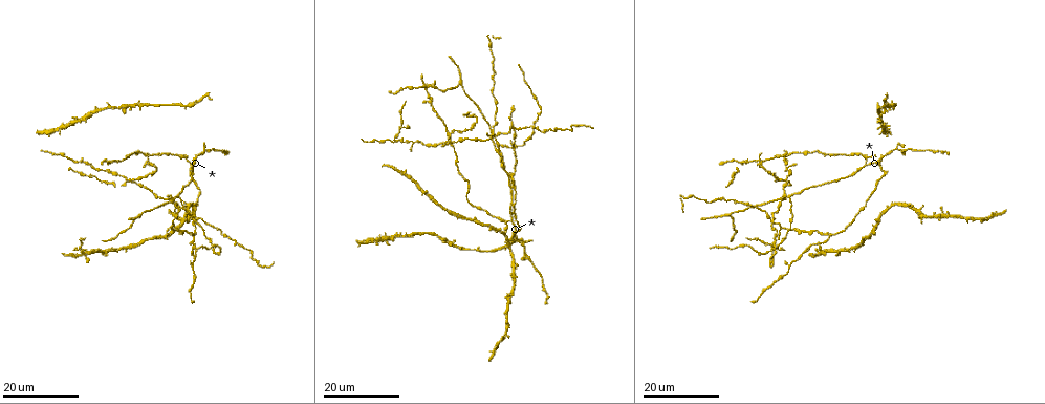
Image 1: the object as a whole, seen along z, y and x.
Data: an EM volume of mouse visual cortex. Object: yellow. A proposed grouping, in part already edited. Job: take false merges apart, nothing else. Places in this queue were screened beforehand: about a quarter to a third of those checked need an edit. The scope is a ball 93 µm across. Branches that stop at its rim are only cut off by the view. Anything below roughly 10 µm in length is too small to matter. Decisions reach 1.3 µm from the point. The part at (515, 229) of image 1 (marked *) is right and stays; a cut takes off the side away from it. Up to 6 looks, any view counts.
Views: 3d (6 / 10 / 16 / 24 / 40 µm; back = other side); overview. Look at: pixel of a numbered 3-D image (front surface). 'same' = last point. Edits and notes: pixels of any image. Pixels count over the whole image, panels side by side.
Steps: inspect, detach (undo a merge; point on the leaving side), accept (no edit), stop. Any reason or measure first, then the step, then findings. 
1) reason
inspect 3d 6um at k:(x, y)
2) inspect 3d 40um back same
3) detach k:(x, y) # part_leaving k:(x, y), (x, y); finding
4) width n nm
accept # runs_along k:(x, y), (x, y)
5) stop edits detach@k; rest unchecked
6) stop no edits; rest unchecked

four-way junction
inspect 3d 24um at 1:(448, 138)

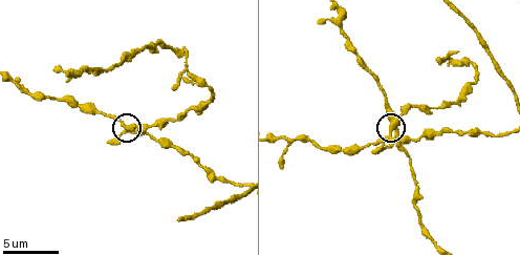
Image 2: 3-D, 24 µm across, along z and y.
inspect 3d 6um at 2:(390, 135)

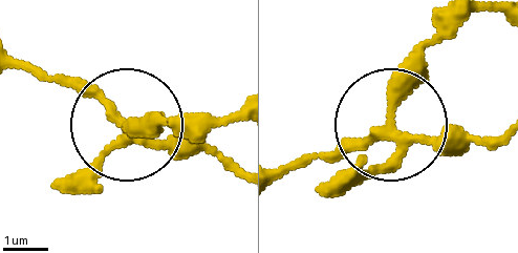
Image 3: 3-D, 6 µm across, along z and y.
side_arm 18 um; arms 4
accept # one neuron here

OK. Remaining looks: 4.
inspect 3d 24um at 1:(782, 202)

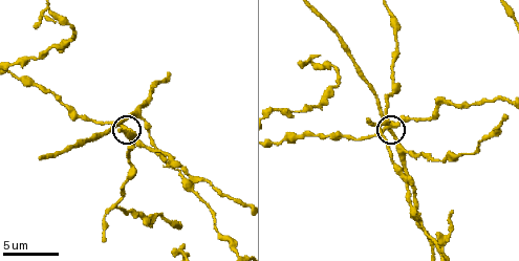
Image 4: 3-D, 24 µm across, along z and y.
closer look
inspect 3d 10um at 4:(123, 125)

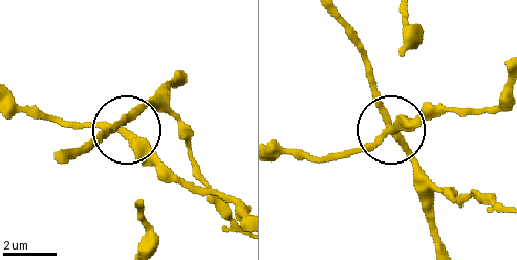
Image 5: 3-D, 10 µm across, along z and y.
side_arm 43 um; arms 4
accept # continuous, no second neuron

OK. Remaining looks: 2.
thick turns thin
inspect 3d 16um at 1:(723, 162)

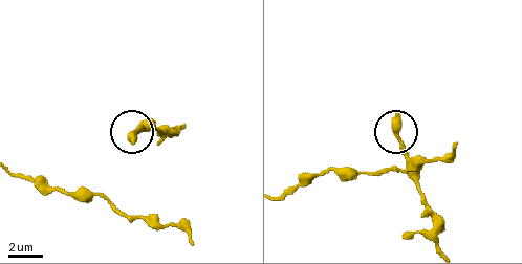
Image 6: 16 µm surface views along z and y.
inspect 3d 6um at 6:(396, 137)

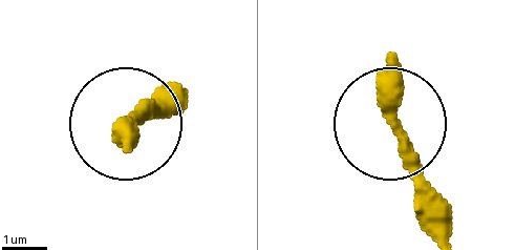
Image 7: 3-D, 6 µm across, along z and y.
width 340 nm
accept # all the same neuron

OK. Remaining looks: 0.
stop no edits; rest unchecked

